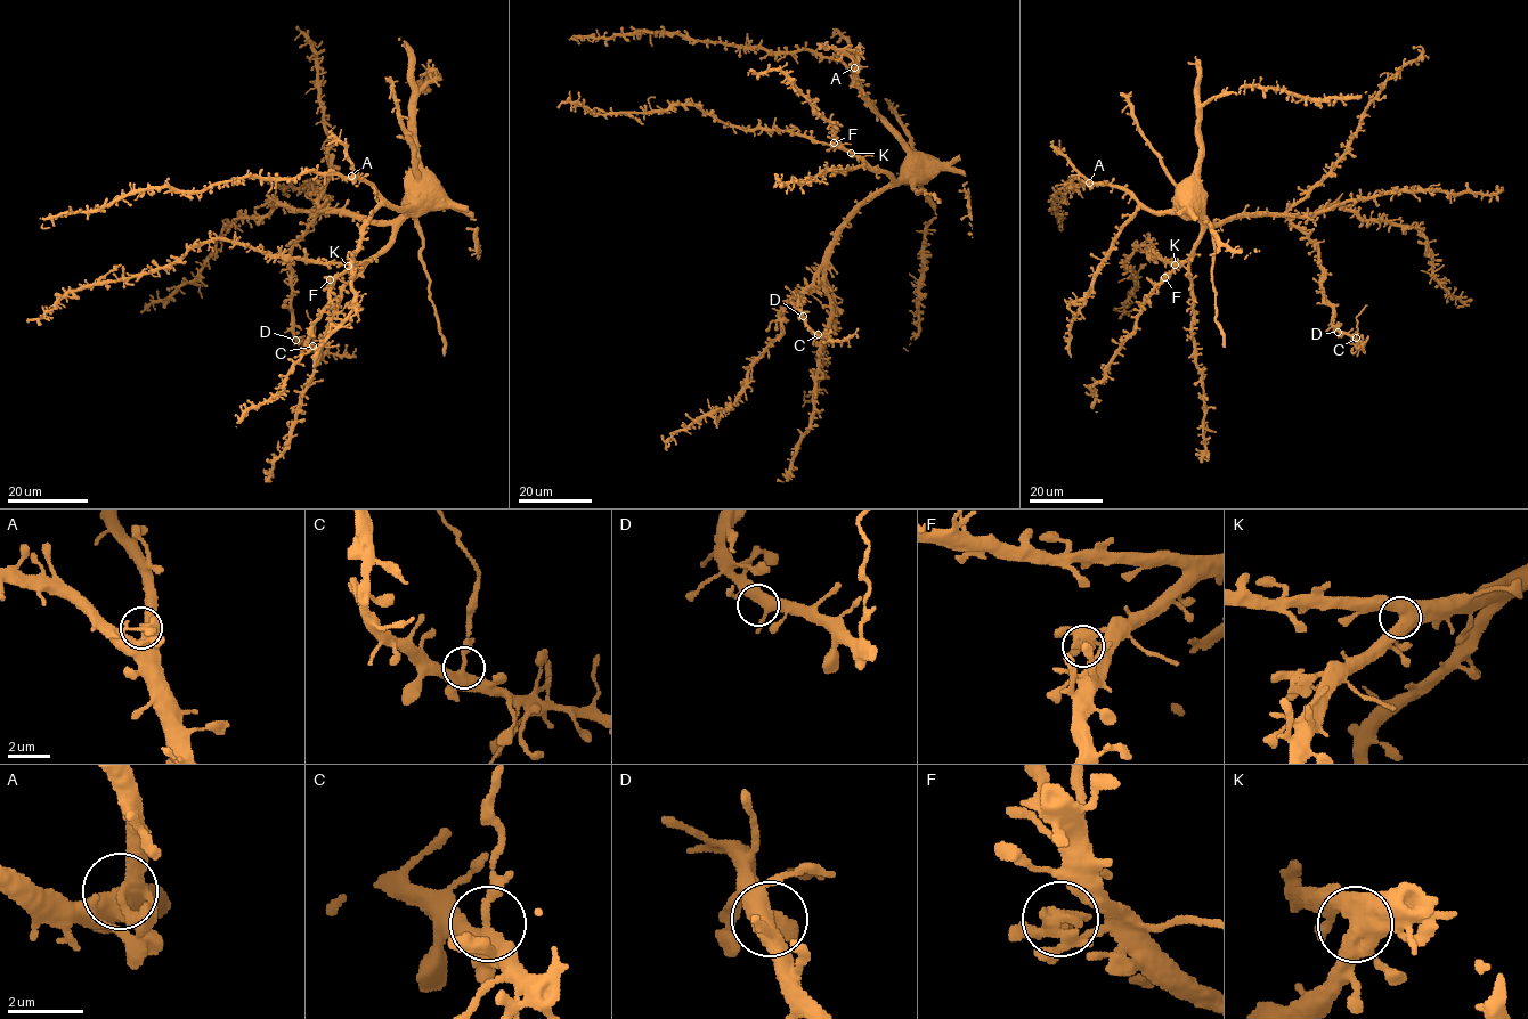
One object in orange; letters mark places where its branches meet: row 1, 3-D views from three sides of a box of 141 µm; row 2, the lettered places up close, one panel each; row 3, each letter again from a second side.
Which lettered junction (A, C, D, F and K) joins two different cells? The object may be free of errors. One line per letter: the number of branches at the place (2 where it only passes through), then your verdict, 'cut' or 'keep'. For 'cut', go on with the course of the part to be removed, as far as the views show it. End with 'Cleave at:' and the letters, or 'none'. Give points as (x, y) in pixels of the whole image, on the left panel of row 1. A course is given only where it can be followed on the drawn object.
A: branches 4; keep
C: branches 4; cut; course (311, 345), (315, 328), (307, 310)
D: branches 4; keep
F: branches 4; keep
K: branches 4; keep
Cleave at: C

